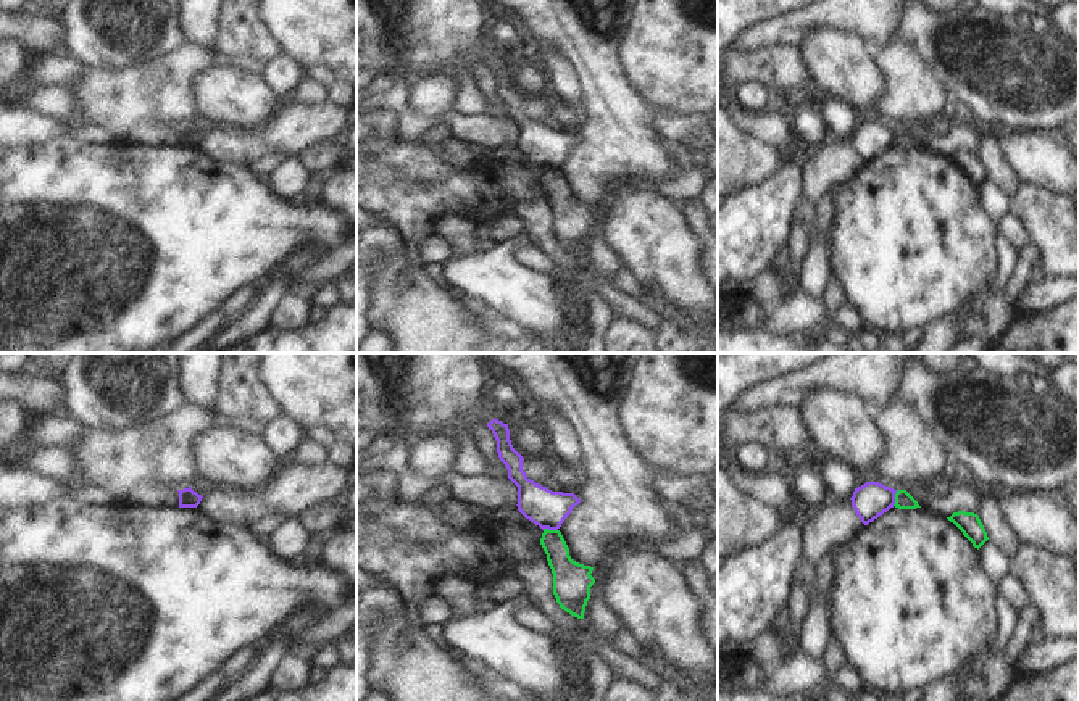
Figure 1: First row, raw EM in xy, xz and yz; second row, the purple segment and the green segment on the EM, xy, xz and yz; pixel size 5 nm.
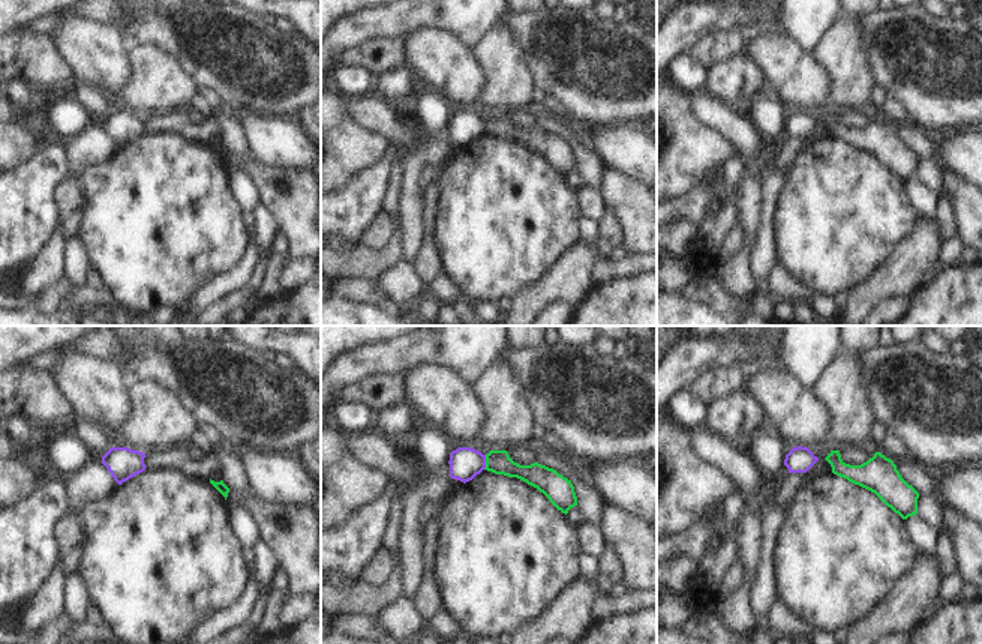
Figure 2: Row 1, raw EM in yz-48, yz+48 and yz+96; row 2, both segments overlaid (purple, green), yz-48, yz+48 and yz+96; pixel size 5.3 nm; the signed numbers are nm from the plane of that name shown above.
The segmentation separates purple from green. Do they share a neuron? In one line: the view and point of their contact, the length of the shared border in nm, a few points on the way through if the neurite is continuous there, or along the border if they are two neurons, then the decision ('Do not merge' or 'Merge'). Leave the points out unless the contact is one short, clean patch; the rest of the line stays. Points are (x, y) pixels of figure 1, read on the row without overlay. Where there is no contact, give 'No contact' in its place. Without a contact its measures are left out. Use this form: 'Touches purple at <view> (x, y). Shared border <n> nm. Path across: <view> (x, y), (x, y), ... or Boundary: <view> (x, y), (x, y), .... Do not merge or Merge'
Touches purple at yz (894, 137). Shared border 80 nm. Do not merge.

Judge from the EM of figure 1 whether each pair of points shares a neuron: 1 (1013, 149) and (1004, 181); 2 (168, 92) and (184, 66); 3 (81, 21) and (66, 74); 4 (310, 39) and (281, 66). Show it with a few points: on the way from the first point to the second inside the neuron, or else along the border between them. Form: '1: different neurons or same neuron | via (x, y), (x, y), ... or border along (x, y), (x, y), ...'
1: different neurons | border along (995, 134), (1005, 161), (1021, 182)
2: same neuron | via (168, 86), (178, 73)
3: different neurons | border along (73, 57), (84, 63)
4: different neurons | border along (281, 52), (292, 57), (305, 70)

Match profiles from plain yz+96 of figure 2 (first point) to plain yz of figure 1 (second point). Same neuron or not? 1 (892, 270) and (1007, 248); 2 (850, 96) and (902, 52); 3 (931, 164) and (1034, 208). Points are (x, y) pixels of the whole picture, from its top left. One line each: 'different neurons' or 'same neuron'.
1: different neurons
2: same neuron
3: different neurons

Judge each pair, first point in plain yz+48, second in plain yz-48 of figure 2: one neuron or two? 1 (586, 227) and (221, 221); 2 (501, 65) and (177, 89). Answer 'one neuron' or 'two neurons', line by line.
1: two neurons
2: one neuron

